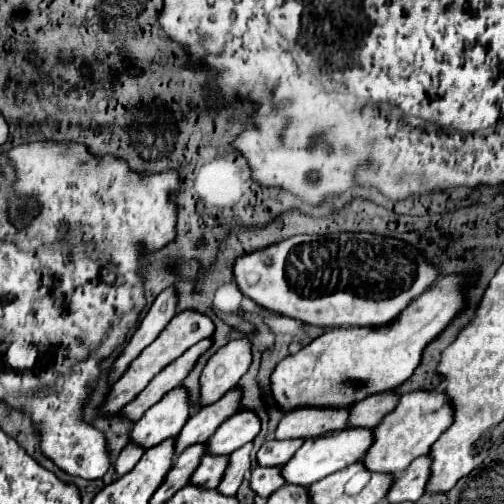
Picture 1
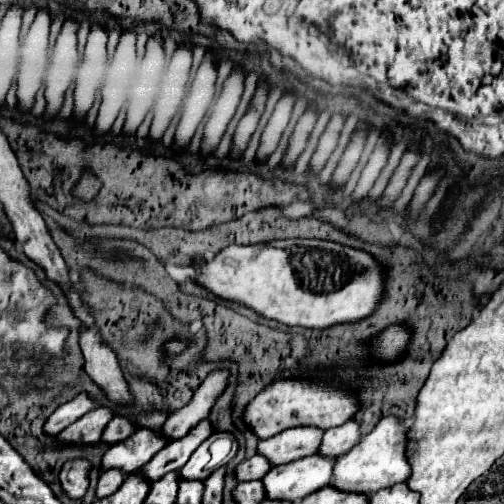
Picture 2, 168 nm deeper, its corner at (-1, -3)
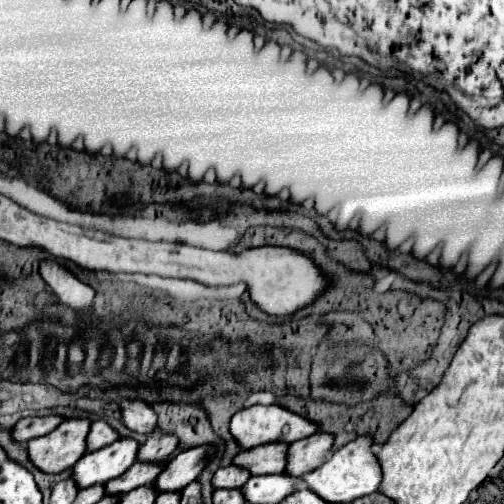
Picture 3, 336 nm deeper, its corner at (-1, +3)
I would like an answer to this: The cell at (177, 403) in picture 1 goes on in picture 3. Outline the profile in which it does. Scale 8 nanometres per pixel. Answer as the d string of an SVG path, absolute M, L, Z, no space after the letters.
M119 438L117 442L113 442L113 444L109 444L109 446L103 446L103 448L99 448L99 450L91 452L91 454L83 454L83 456L77 460L77 464L73 466L71 480L75 482L75 486L77 486L79 490L89 488L89 486L93 486L93 484L105 484L105 482L109 482L111 478L121 476L121 472L125 472L125 470L135 462L133 456L137 454L137 448L139 448L139 444L137 444L133 438Z

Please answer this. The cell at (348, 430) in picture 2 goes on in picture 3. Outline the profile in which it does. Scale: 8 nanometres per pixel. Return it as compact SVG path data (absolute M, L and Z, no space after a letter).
M315 432L309 438L289 444L285 474L301 478L303 474L313 472L317 466L321 466L323 458L331 450L331 444L333 444L333 436L325 432Z

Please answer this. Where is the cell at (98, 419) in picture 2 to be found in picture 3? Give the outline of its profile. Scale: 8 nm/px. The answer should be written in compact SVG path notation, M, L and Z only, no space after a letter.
M87 418L65 420L53 432L29 440L27 442L29 460L45 474L61 474L63 470L71 468L85 454L85 436L89 434L89 426L91 426L91 420L87 420Z

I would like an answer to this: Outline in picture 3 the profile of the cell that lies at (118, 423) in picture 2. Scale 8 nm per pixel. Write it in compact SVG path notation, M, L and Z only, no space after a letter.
M95 420L87 434L87 452L99 450L107 444L113 444L115 440L119 440L119 434L113 428L109 428L109 424L105 420Z

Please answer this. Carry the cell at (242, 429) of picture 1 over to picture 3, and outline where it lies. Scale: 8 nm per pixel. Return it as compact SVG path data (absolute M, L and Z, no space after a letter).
M191 448L189 452L179 452L155 478L155 490L159 494L183 490L197 478L197 472L201 472L201 452L197 452L197 448Z

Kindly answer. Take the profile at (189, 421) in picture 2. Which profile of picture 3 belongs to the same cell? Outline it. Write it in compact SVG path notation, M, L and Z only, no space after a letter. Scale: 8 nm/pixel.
M155 430L153 434L149 434L147 442L139 448L137 452L137 462L157 462L157 464L165 464L173 452L175 452L173 444L173 436L161 436L159 430Z

